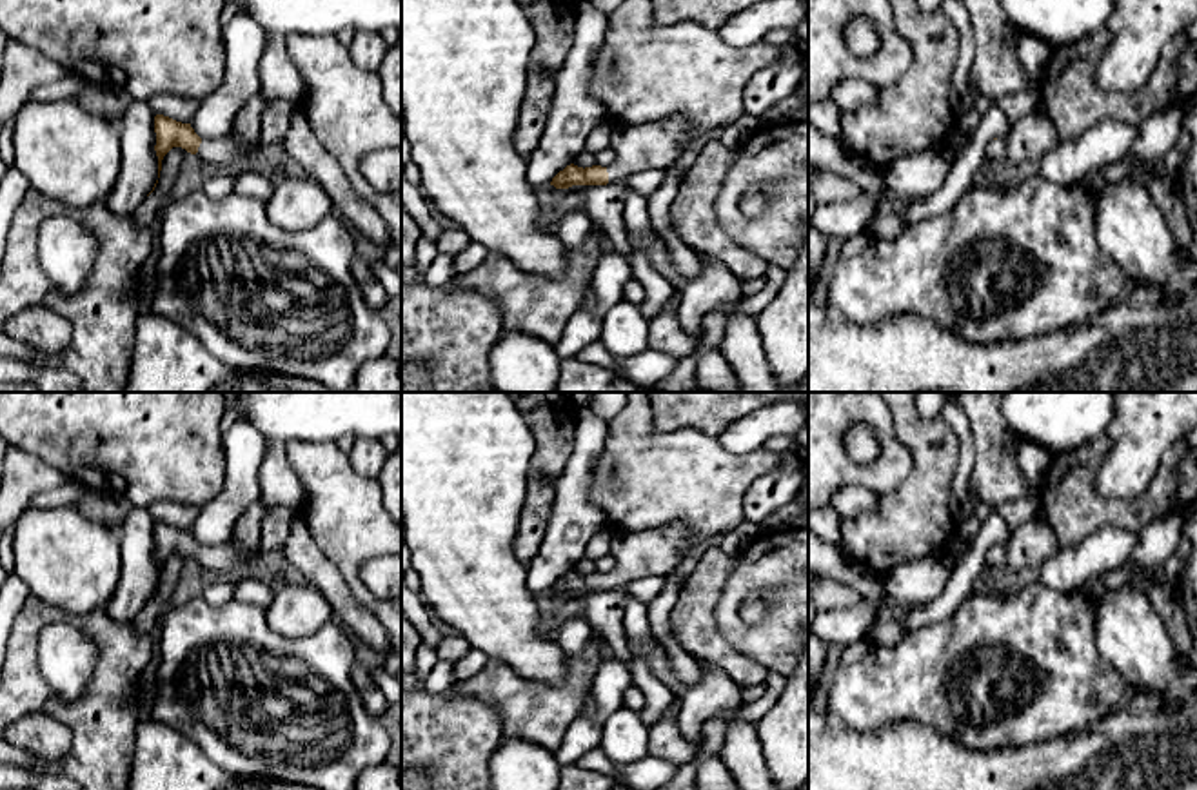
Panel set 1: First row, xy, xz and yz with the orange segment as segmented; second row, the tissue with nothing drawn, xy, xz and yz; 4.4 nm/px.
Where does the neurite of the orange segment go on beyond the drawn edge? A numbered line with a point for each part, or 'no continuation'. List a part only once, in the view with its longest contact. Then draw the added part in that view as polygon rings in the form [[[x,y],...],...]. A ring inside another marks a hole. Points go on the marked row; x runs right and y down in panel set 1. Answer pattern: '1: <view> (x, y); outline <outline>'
1: xz (649, 146); outline [[[683,116],[641,125],[614,125],[610,147],[616,160],[607,167],[608,183],[641,171],[672,167],[687,147],[687,131]]]

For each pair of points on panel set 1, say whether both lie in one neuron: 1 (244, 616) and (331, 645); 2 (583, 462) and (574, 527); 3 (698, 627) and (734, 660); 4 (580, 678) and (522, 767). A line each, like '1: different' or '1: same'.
1: same
2: same
3: same
4: different

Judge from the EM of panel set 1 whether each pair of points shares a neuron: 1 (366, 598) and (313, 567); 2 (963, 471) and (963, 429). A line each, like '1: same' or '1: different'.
1: different
2: same

